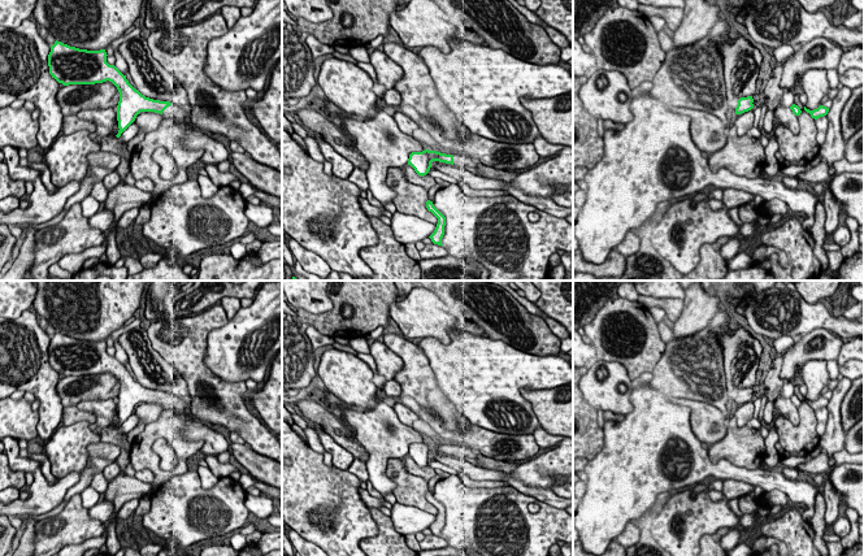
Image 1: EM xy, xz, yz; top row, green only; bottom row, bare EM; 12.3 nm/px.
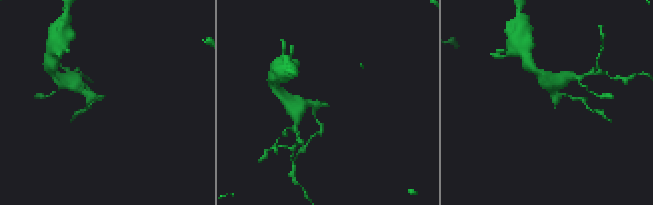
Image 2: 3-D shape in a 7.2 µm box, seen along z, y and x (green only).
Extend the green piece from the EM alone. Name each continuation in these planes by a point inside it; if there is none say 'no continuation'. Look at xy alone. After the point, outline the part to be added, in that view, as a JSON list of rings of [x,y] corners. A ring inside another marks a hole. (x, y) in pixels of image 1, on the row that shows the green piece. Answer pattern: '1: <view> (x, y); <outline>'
1: xy (173, 111); [[[173,104],[162,112],[162,116],[181,118],[186,123],[188,123],[188,116],[182,109],[179,109],[177,105],[173,105]]]

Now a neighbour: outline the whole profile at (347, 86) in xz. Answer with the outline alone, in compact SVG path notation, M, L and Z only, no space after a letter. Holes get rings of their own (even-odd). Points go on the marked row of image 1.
M335 57L327 58L321 65L317 83L326 99L348 114L368 120L377 112L374 82L356 64Z

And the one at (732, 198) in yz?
M724 188L722 190L722 204L726 209L742 207L750 204L755 196L743 190Z

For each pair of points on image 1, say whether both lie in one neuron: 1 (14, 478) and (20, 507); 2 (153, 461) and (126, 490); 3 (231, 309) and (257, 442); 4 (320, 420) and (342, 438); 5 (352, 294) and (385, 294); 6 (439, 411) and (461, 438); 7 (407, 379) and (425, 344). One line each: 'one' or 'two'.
1: two
2: two
3: two
4: one
5: one
6: two
7: two

